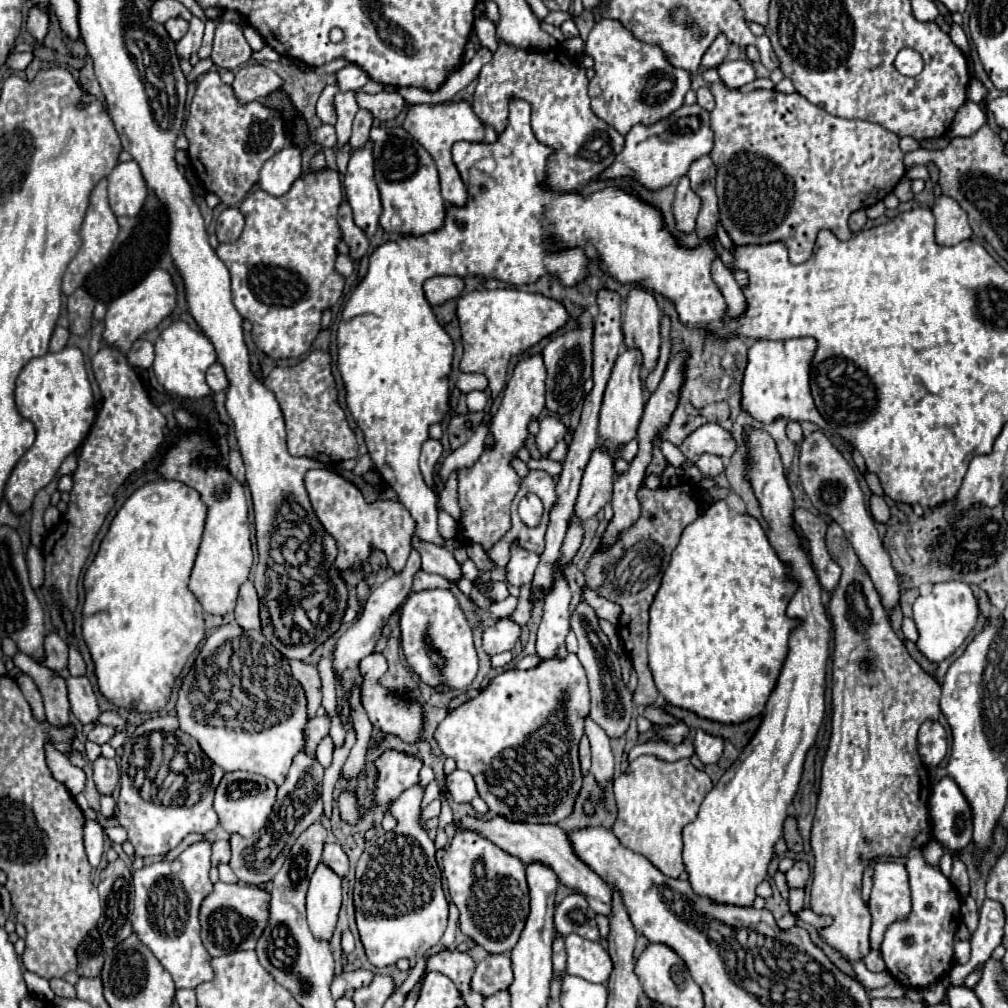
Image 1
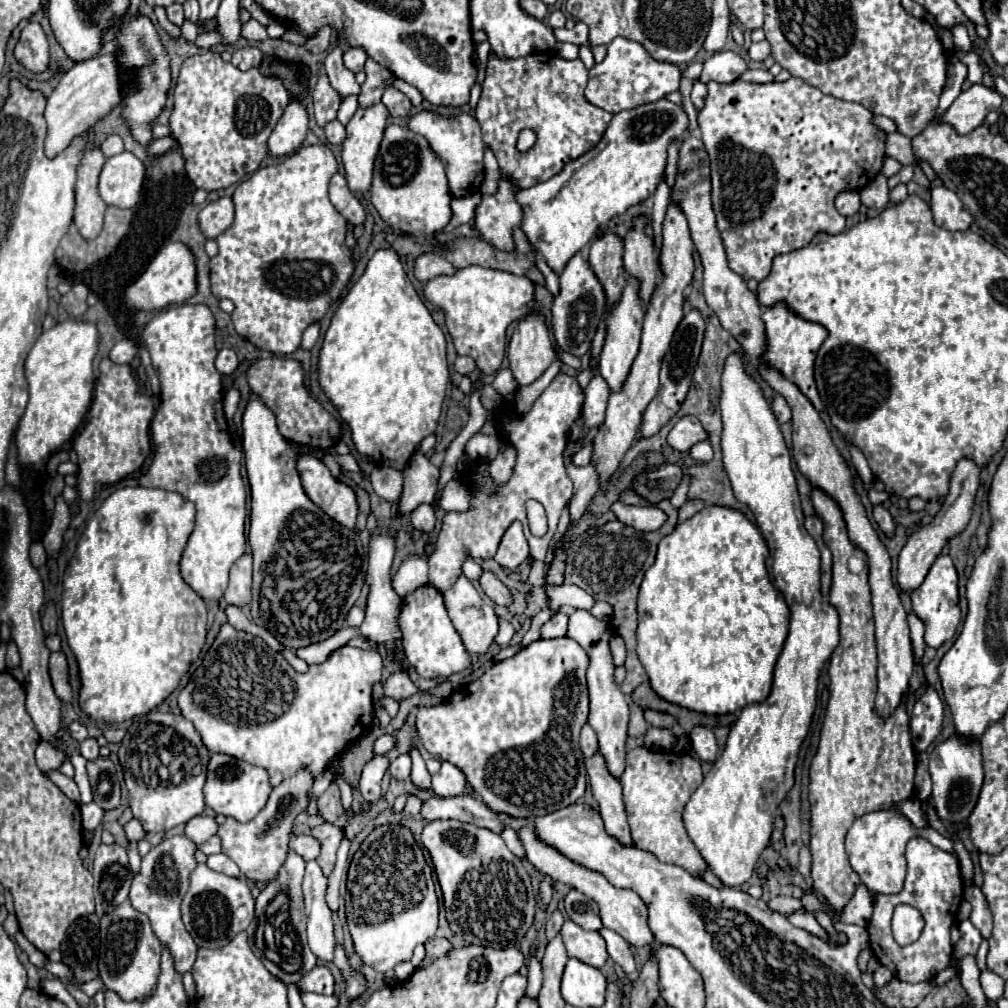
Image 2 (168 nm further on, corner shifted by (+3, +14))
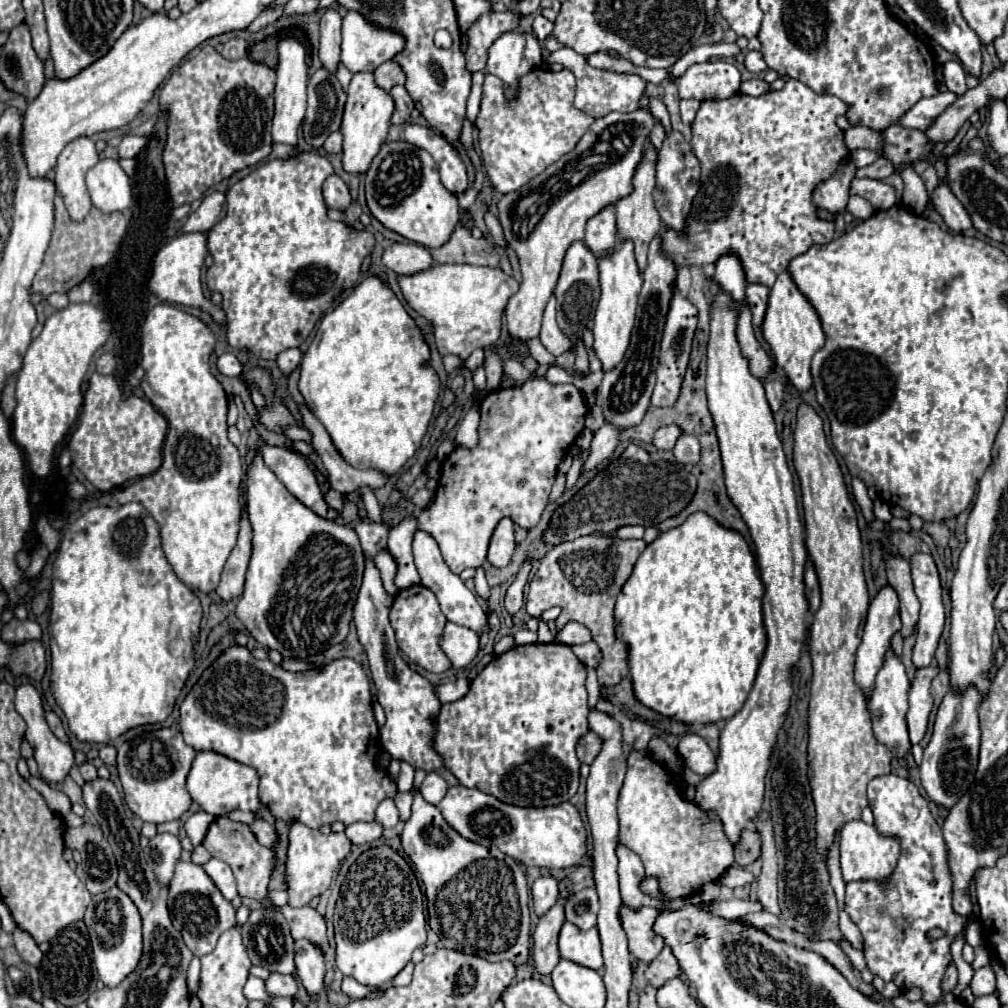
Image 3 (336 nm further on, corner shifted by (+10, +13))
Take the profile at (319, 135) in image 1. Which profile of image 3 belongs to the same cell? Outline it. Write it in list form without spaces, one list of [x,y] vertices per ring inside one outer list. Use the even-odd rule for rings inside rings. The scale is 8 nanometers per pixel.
[[[333,132],[333,134],[327,138],[323,150],[325,150],[327,154],[339,154],[339,152],[341,152],[341,144],[343,144],[343,136],[341,136],[339,132]]]

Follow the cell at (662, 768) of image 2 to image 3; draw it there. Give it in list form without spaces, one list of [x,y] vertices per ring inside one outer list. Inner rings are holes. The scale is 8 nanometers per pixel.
[[[633,750],[627,758],[619,822],[619,842],[641,858],[645,872],[661,882],[661,892],[667,898],[697,894],[705,882],[719,880],[733,864],[733,844],[721,834],[721,824],[705,820],[701,810],[681,796],[673,776],[647,752]]]

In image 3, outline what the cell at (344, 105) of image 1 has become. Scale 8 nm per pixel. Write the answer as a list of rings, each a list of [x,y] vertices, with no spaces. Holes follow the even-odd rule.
[[[327,8],[321,16],[321,50],[319,58],[329,72],[335,72],[341,52],[341,14],[335,8]]]

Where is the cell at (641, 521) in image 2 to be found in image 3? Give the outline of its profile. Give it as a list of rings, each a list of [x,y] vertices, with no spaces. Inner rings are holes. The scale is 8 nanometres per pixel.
[[[623,526],[619,528],[619,532],[615,534],[619,539],[642,539],[645,533],[642,526]]]

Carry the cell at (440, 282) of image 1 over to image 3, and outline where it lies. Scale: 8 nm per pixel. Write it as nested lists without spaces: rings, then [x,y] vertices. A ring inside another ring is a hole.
[[[411,242],[411,244],[391,244],[383,252],[381,262],[389,270],[403,276],[403,274],[415,274],[427,270],[433,264],[433,258],[425,246]]]

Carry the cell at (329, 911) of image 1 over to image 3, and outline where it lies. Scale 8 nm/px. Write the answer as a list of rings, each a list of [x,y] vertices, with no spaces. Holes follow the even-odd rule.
[[[297,940],[293,950],[295,950],[295,966],[297,966],[299,982],[305,986],[307,994],[313,1000],[319,1000],[319,994],[323,992],[323,976],[325,976],[323,954],[317,952],[317,948],[309,940]]]

